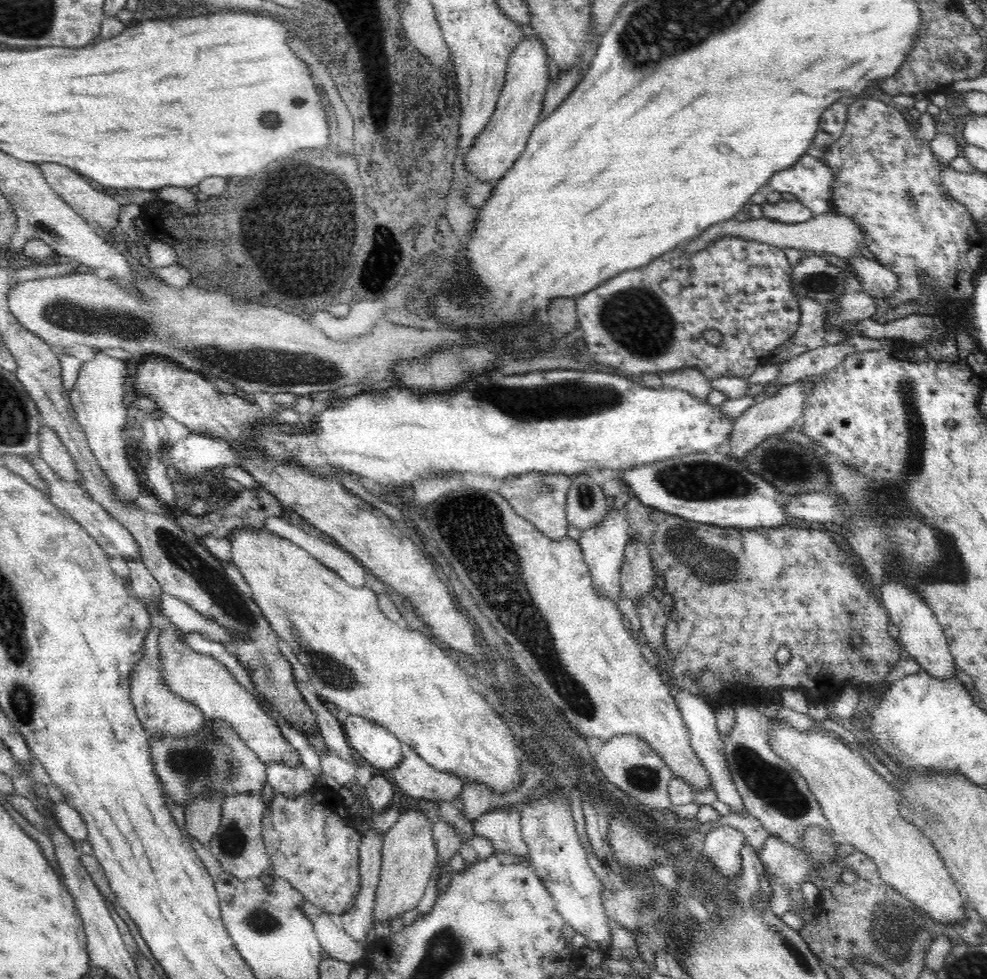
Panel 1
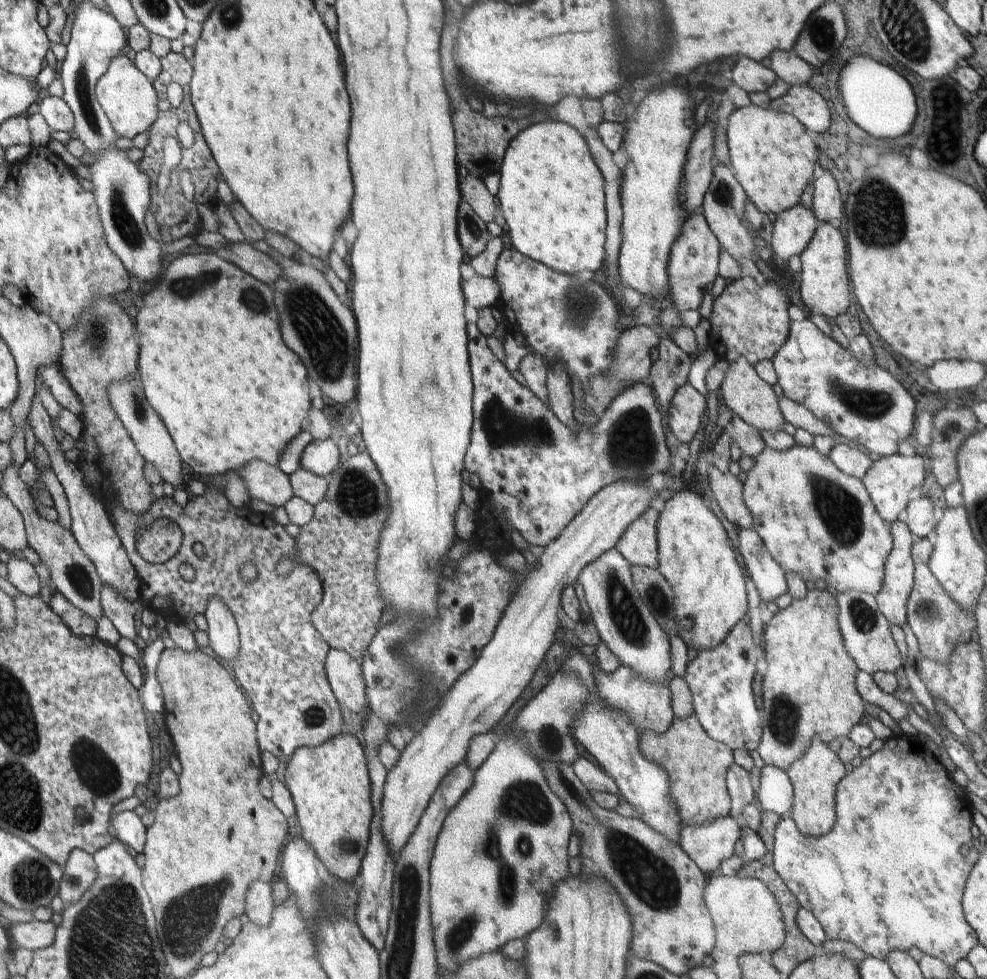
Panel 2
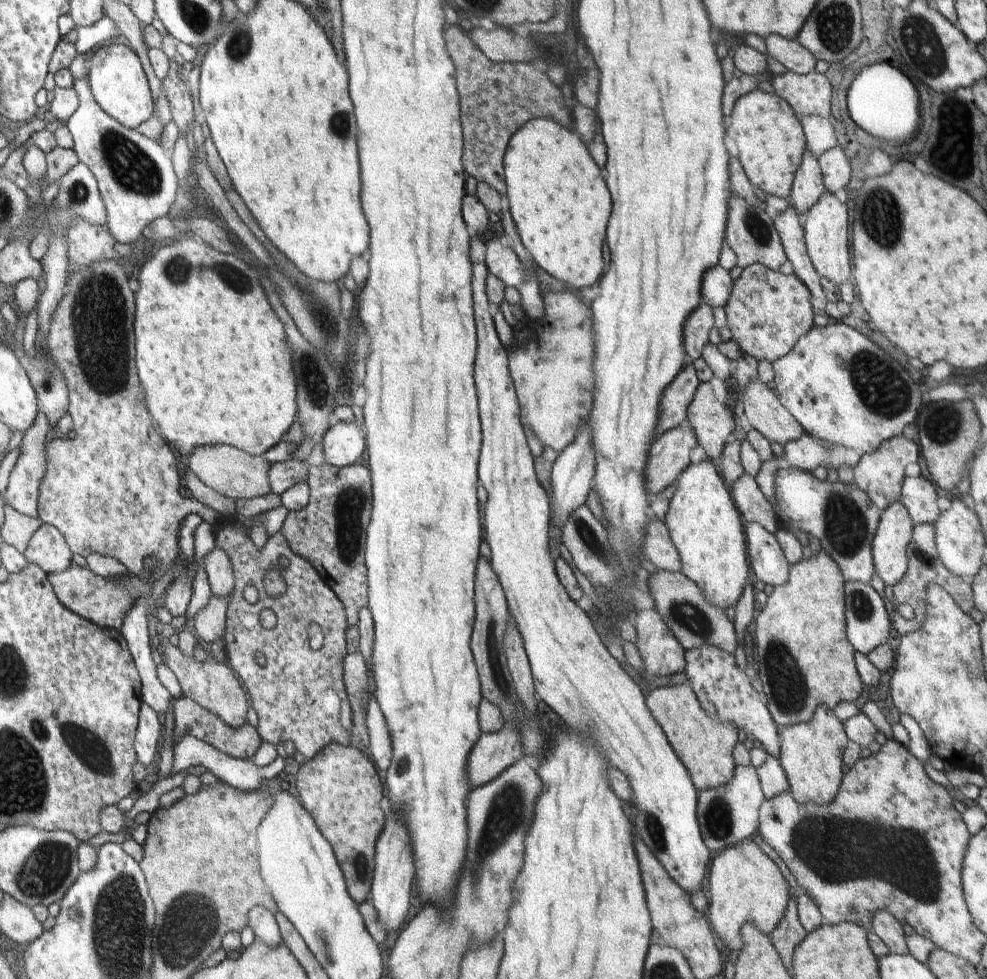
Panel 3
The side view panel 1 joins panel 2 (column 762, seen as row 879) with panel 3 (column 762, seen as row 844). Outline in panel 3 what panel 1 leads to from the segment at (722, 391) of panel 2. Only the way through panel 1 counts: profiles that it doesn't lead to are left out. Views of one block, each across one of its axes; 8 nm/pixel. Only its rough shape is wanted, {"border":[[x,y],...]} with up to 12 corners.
{"border":[[759,380],[743,388],[751,430],[783,446],[805,434]]}

